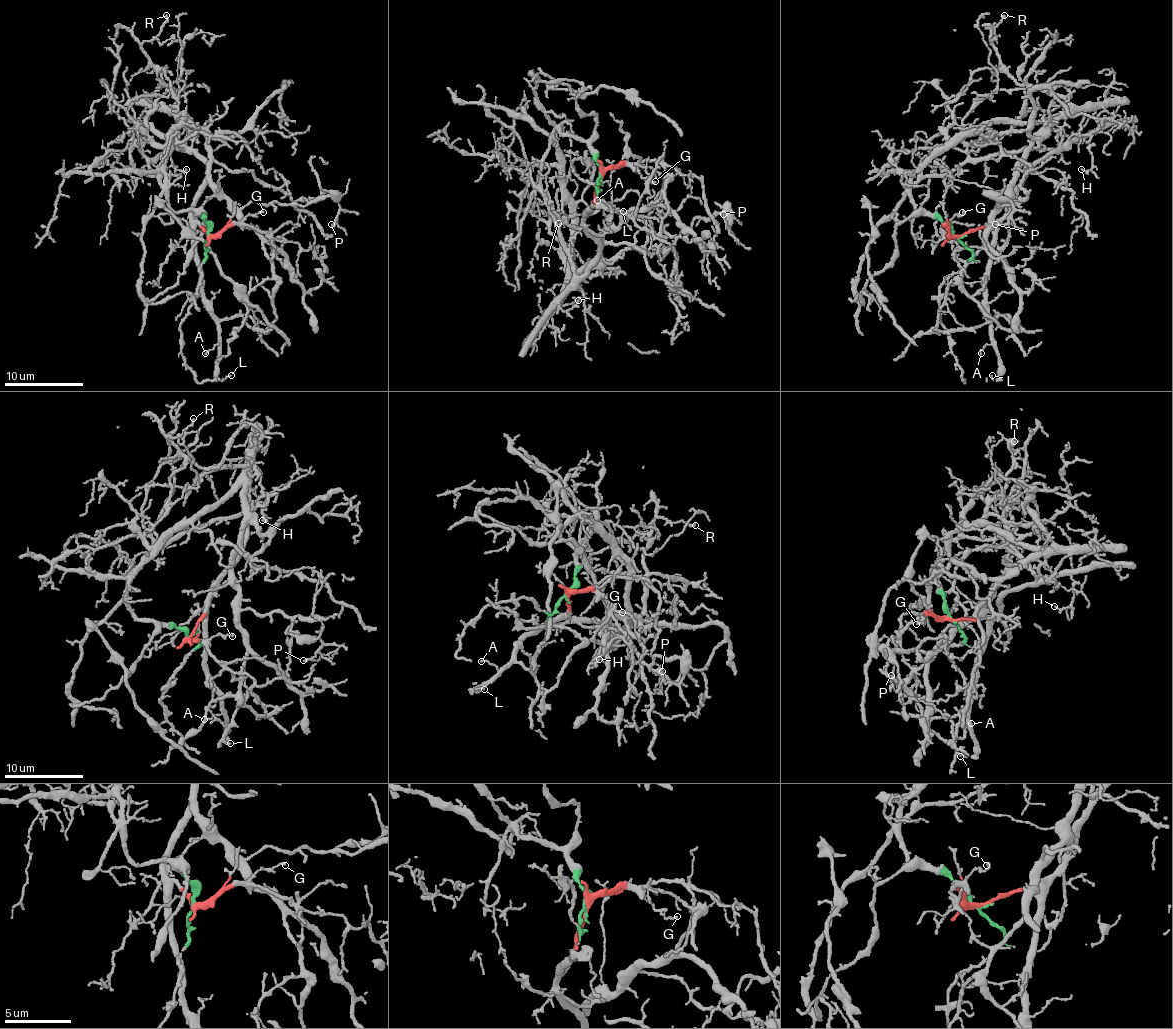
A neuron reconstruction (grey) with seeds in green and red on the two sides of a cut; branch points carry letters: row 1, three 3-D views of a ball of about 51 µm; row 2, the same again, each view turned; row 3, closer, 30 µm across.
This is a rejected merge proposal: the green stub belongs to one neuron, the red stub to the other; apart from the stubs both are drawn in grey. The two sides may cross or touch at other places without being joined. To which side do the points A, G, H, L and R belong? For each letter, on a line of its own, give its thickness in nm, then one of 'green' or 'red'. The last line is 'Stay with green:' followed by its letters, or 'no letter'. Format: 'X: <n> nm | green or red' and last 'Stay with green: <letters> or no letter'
A: 130 nm | red
G: 140 nm | red
H: 70 nm | red
L: 90 nm | red
R: 180 nm | green
Stay with green: R

